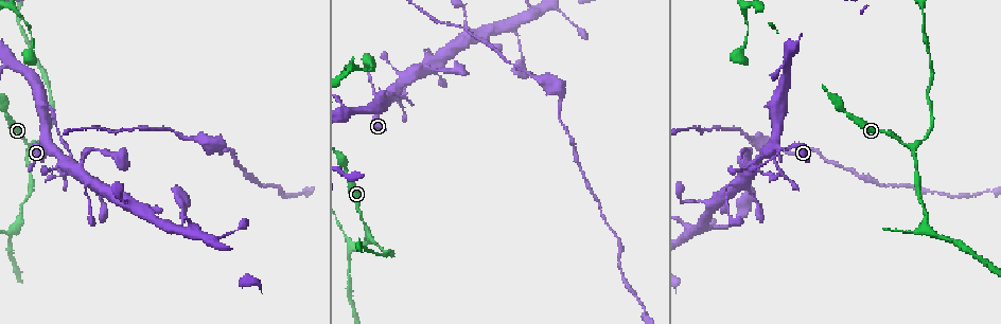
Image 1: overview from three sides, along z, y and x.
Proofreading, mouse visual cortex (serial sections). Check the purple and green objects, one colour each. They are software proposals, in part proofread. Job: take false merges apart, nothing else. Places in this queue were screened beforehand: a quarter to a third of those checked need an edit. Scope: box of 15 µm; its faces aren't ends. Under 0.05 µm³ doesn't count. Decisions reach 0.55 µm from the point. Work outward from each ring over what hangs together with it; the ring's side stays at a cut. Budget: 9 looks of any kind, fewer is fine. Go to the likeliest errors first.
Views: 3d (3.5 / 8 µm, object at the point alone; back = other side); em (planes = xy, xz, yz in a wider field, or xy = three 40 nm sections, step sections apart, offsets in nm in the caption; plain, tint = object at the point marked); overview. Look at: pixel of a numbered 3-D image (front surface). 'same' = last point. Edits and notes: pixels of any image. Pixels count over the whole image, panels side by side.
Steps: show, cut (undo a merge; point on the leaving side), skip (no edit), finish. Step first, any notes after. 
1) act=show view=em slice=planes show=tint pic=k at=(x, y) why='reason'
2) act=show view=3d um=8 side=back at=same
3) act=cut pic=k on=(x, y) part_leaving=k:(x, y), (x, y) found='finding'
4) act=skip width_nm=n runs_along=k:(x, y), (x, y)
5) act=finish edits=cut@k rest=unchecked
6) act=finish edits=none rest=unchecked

act=show view=3d um=8 pic=1 at=(779, 171) why='sharp bend'

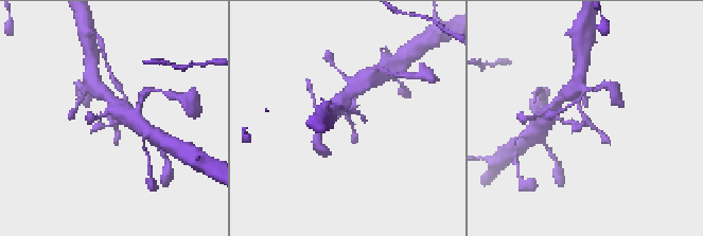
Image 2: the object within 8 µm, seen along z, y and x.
act=show view=em slice=xy step=2 show=tint pic=2 at=(109, 117) why='now the EM'

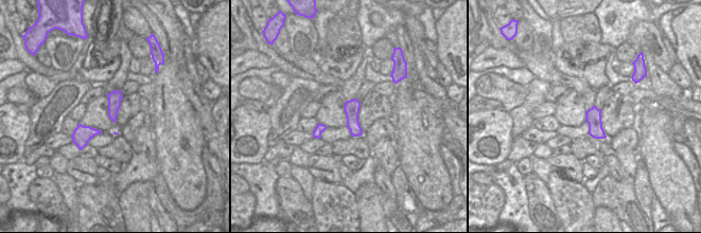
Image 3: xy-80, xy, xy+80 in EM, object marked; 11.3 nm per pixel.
act=skip runs_along=2:(102, 92), (110, 100), (110, 124), (92, 130) found='one cell here'

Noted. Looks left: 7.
act=show view=3d um=8 pic=1 at=(30, 145) why='three-way junction'

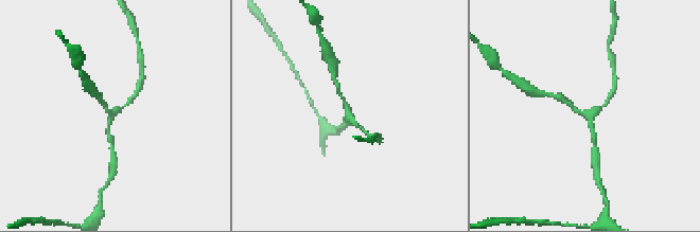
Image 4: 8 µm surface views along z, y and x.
act=show view=3d um=3.5 pic=4 at=(109, 116)

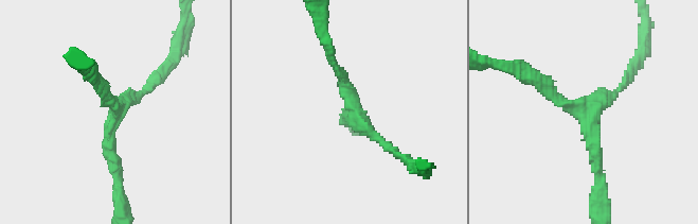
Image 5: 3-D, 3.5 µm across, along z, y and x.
act=show view=em slice=xy step=2 show=tint pic=5 at=(581, 110) arms=3 arm_widths_nm=150,150,200 why='now the EM'

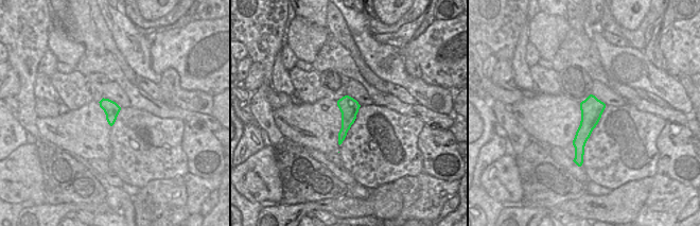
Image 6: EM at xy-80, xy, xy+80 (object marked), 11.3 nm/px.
act=skip runs_along=6:(592, 98), (578, 159) found='one cell here'

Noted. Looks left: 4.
act=show view=3d um=3.5 pic=1 at=(45, 108) why='side arm on a straight run'

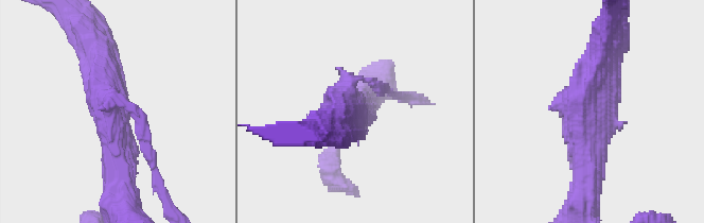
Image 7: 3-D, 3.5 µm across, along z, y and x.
act=show view=em slice=xy step=5 show=tint pic=7 at=(591, 114) arms=3 arm_widths_nm=200,450,450

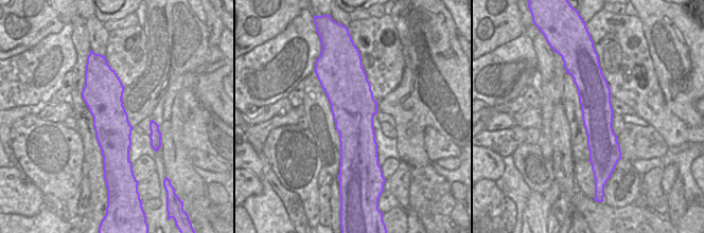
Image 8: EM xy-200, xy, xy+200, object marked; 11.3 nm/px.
act=cut pic=7 on=(143, 137) found='a second cell is stuck on'

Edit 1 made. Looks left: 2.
act=show view=3d um=3.5 side=back pic=1 at=(441, 78) why='a narrow waist'

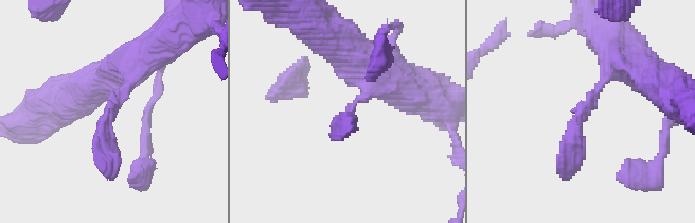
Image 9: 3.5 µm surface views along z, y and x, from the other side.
act=show view=em slice=xy step=5 show=tint pic=9 at=(349, 110) why='now the EM'

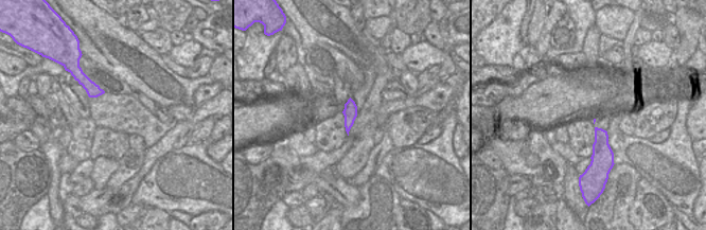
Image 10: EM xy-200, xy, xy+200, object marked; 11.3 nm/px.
act=skip runs_along=9:(622, 57), (575, 119), (568, 165) found='continuous, no second cell'

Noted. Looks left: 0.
act=finish edits=cut@7 rest=unchecked

